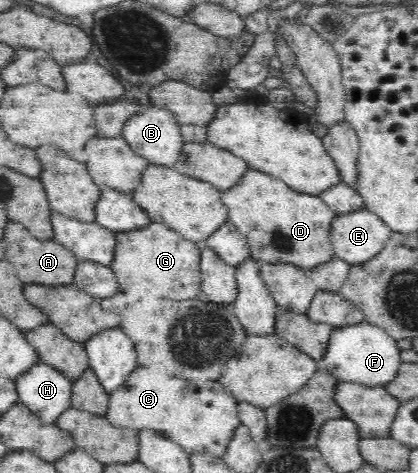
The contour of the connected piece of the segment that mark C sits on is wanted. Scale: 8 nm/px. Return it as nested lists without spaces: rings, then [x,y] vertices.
[[[137,368],[121,387],[109,392],[108,410],[104,417],[114,426],[136,431],[151,429],[179,444],[188,453],[207,452],[221,457],[234,432],[241,425],[239,401],[219,380],[190,382],[172,378],[154,368]]]

